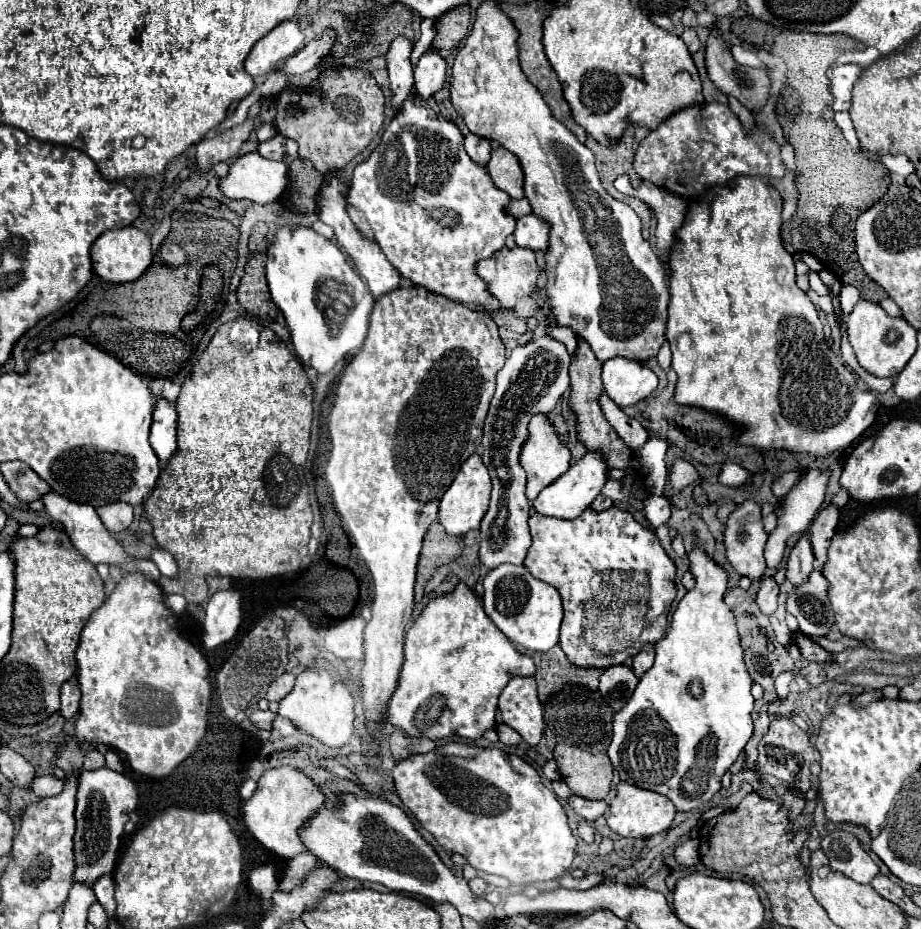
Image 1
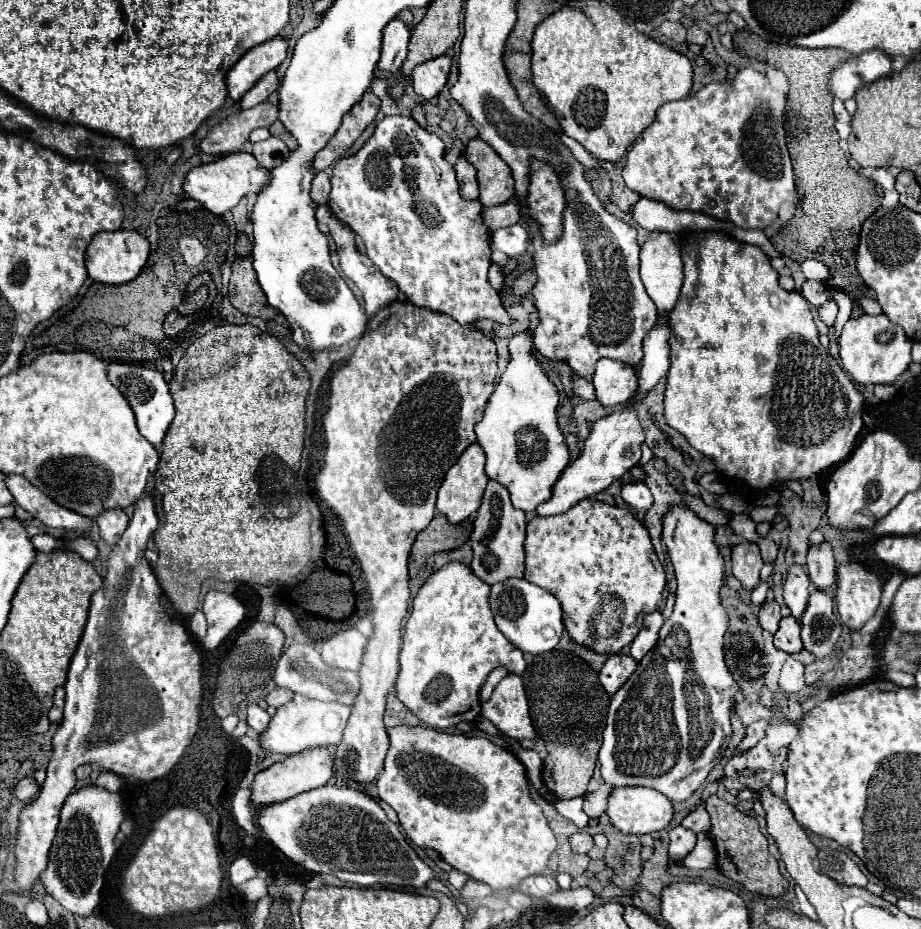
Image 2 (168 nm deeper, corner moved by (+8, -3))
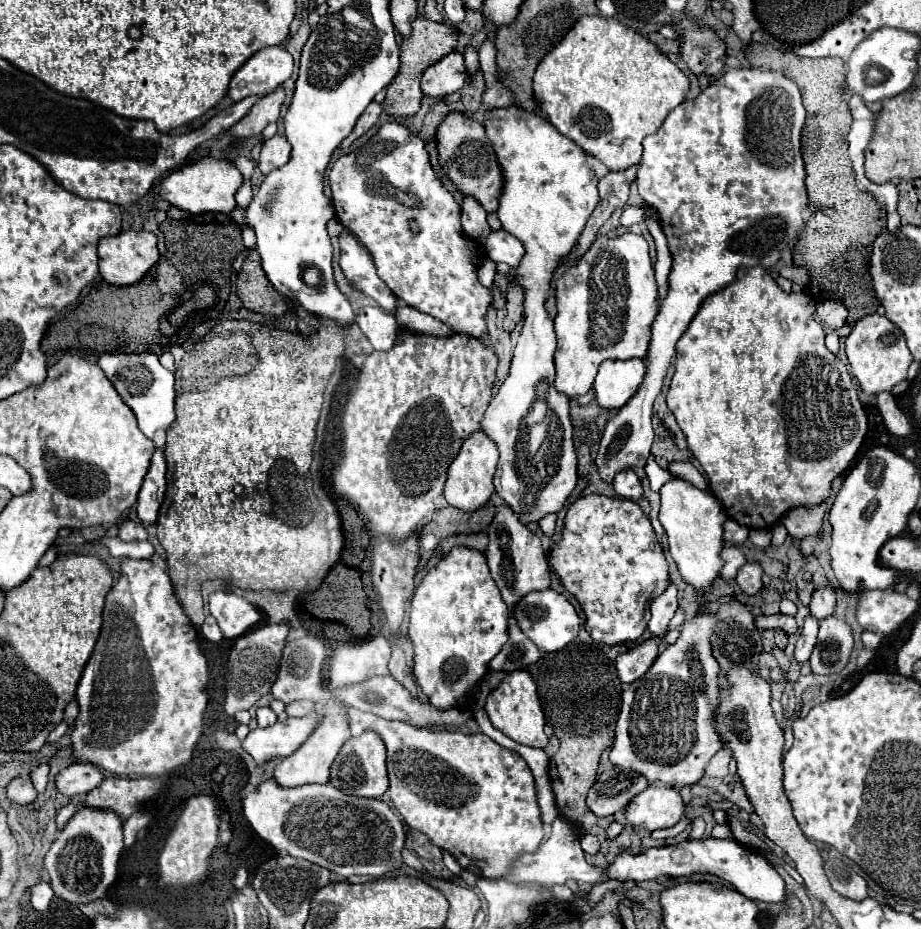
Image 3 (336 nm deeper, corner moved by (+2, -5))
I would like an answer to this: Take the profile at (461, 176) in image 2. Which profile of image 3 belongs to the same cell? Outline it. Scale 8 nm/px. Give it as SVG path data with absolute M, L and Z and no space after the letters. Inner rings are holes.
M463 198L461 208L463 208L463 216L461 216L463 230L467 232L469 238L483 244L491 234L491 228L487 224L487 212L475 198Z

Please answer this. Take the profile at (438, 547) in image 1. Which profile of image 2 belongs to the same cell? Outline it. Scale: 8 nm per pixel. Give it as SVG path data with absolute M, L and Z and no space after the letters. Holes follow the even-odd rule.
M437 512L437 516L429 522L429 526L417 534L417 540L411 550L409 558L409 576L415 578L421 570L421 564L437 552L449 552L459 548L461 544L467 542L471 534L471 522L463 524L449 524L443 514Z

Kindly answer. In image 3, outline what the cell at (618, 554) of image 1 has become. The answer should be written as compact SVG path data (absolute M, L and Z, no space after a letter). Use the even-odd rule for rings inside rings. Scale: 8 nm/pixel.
M587 494L577 498L567 510L561 540L549 554L549 562L559 574L563 586L583 606L583 612L587 616L585 630L591 634L595 642L611 646L621 642L635 642L637 638L641 638L649 622L649 604L667 588L669 582L667 560L663 556L663 550L657 542L655 530L647 514L641 510L637 502L619 496Z

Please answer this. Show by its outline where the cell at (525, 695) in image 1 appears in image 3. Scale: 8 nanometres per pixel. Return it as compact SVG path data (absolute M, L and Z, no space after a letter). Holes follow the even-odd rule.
M513 670L509 672L501 684L487 696L485 702L485 712L491 718L491 724L501 730L503 734L507 734L509 738L513 738L519 744L525 746L533 746L533 748L545 748L549 738L545 736L543 728L545 728L545 714L537 696L537 686L531 678L531 674L527 670Z

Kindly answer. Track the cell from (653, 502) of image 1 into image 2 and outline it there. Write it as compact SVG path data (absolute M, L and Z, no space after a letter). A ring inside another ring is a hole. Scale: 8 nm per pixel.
M625 484L621 498L635 510L649 510L653 506L653 496L645 484Z

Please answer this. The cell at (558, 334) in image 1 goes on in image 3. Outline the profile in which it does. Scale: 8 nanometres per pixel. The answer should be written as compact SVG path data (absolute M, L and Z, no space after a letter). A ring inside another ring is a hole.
M655 456L649 458L647 466L645 466L645 472L647 472L647 478L649 478L649 488L653 492L659 492L659 488L665 484L665 480L671 478L671 474L667 470L663 470L657 462L655 462Z

